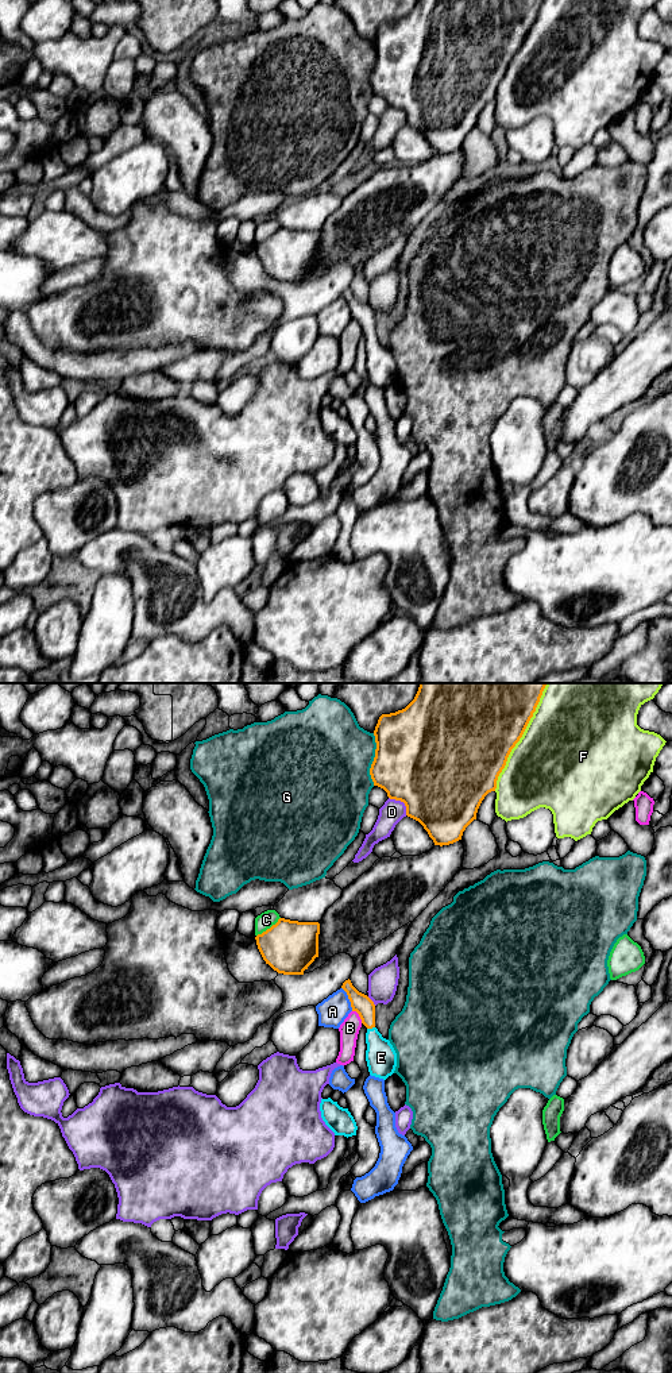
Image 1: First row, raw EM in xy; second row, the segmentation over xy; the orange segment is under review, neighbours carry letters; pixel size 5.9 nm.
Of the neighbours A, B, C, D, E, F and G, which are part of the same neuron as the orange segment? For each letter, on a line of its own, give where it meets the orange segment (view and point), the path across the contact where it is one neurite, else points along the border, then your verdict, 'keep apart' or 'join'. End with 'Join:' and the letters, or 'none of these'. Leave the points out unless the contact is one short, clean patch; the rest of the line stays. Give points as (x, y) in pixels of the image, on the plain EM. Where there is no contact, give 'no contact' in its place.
A: xy (348, 307) | keep apart
B: xy (359, 324) | keep apart
C: xy (270, 236) | keep apart
D: xy (402, 110) | keep apart
E: xy (370, 336) | across xy (360, 312), (366, 317), (370, 336), (381, 366) | join
F: xy (518, 49) | keep apart
G: xy (374, 68) | keep apart
Join: E

